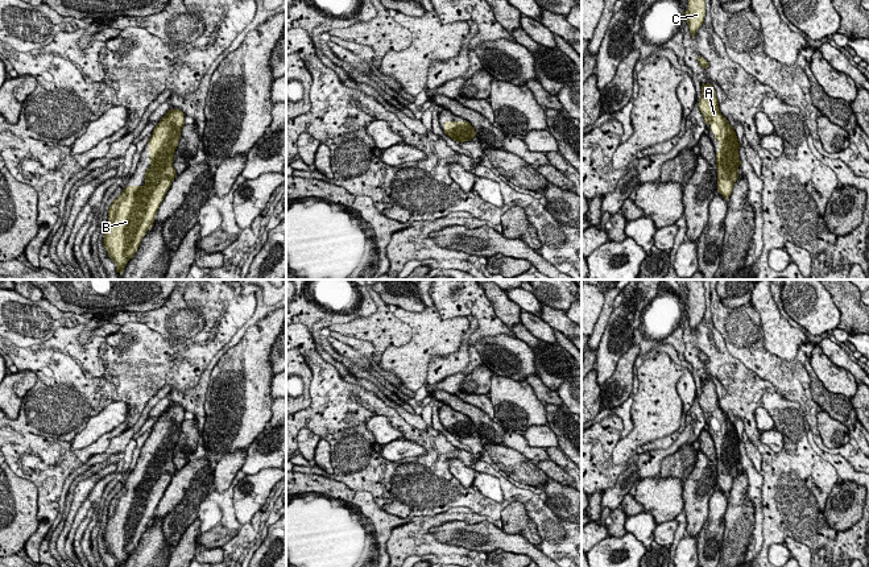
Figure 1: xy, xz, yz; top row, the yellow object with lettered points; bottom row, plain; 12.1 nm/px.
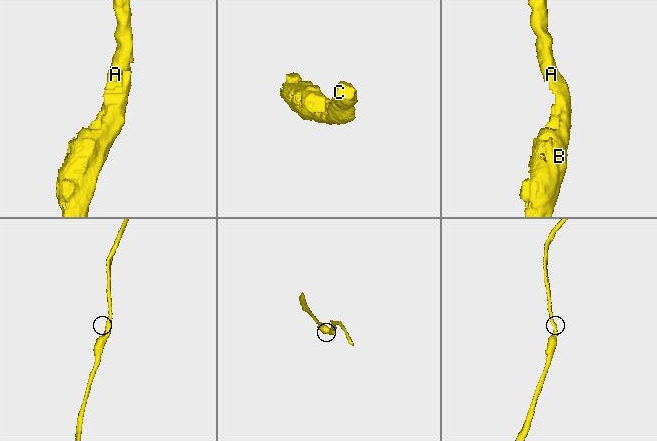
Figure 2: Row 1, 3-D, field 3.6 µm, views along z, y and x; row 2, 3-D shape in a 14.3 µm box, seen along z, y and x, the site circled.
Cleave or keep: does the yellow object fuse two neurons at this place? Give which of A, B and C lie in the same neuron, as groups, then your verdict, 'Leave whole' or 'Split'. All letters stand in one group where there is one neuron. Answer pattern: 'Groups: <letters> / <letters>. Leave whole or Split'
Groups: A B C. Leave whole

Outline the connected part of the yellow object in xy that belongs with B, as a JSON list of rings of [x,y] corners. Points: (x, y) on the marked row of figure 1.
[[[169,109],[148,141],[150,166],[145,171],[145,185],[125,186],[108,210],[103,244],[120,276],[152,228],[157,210],[177,177],[173,162],[183,125],[185,113]]]

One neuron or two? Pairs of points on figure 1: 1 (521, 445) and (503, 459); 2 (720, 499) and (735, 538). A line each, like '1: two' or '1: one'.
1: two
2: two

